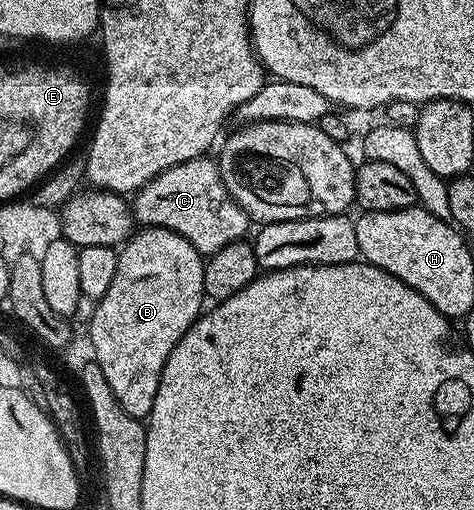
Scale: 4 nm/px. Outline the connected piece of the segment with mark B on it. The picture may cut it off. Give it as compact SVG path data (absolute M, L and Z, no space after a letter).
M145 227L138 230L120 248L115 265L115 277L111 280L107 293L103 293L103 297L96 300L94 307L97 308L94 309L93 316L89 319L89 343L93 346L92 358L99 365L99 369L103 369L103 377L107 377L107 385L111 385L111 393L115 393L115 401L119 401L119 405L123 405L123 409L127 409L127 413L131 413L131 417L142 421L148 420L151 405L155 405L155 392L159 389L159 377L163 373L163 365L167 365L167 357L171 357L171 349L175 349L175 345L179 345L183 333L187 333L187 329L191 329L191 325L197 320L198 315L202 314L203 306L201 307L201 303L206 302L205 290L203 289L204 268L205 259L197 252L195 245L191 245L191 241L187 241L179 233L166 227Z

